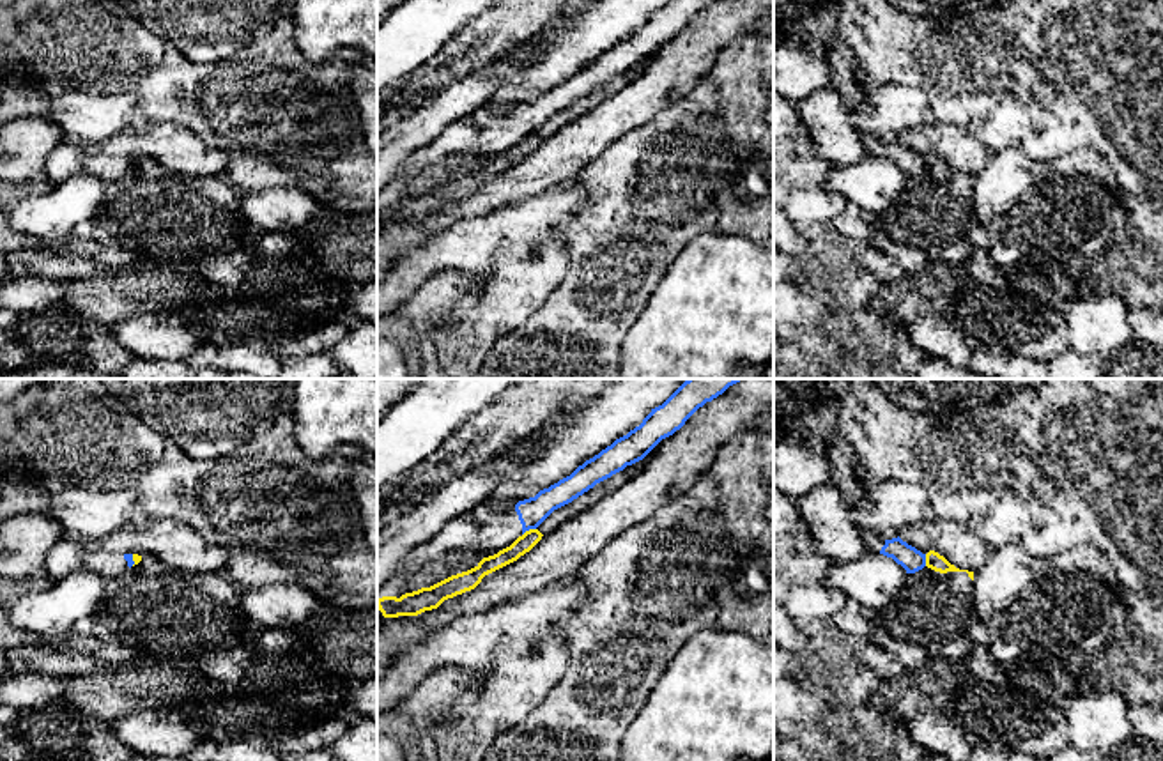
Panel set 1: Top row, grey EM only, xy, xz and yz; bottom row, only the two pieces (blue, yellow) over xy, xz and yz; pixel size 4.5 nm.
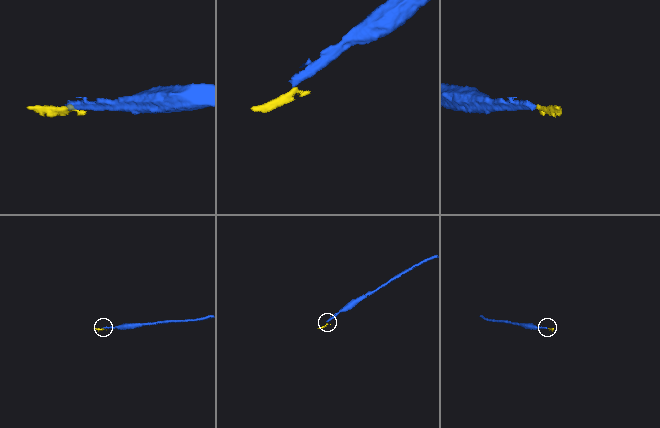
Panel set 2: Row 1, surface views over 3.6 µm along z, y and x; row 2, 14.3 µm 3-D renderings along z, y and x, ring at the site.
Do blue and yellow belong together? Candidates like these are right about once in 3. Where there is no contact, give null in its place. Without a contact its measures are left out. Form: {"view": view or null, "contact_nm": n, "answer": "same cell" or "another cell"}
{"view": "xz", "contact_nm": 70, "answer": "another cell"}

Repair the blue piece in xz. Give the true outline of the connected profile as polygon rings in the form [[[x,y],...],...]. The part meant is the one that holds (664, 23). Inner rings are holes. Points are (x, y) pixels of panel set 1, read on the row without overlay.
[[[669,0],[662,9],[651,12],[639,30],[535,101],[510,111],[501,111],[489,103],[450,124],[437,140],[407,158],[384,200],[416,195],[414,177],[425,168],[446,165],[455,156],[471,156],[483,163],[510,150],[526,135],[536,133],[554,113],[572,106],[627,69],[643,64],[662,42],[680,34],[699,11],[713,2],[717,0]]]

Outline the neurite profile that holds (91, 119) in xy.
[[[65,90],[51,97],[46,119],[60,127],[65,142],[99,147],[104,140],[140,122],[138,99],[129,92]]]

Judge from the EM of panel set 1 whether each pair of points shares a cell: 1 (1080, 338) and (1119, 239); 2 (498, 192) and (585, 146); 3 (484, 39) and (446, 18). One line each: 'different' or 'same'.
1: different
2: same
3: different

